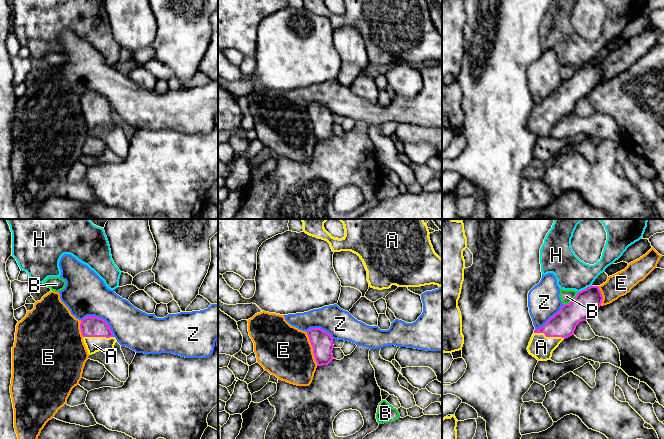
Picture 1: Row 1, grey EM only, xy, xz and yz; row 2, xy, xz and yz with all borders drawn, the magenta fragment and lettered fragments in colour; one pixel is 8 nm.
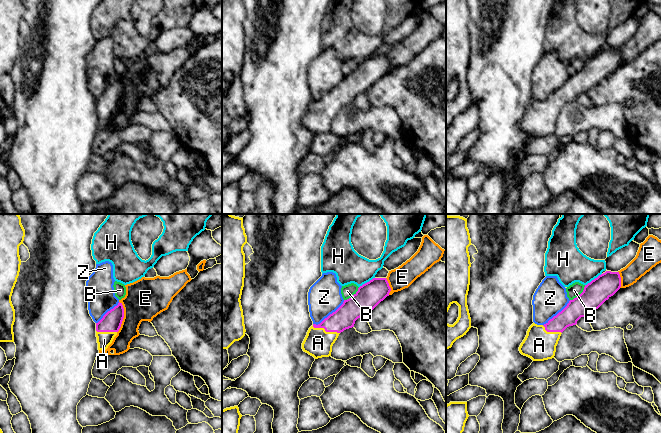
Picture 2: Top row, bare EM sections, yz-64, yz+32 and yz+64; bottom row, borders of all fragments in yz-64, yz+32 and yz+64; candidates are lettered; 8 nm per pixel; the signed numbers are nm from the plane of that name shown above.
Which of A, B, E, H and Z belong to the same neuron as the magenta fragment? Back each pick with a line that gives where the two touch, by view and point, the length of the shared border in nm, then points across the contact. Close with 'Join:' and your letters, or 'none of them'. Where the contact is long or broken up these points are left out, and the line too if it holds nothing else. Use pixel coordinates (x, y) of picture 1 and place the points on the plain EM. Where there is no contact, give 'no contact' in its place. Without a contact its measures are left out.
A: meets magenta in yz at (549, 112); contact 260 nm long; runs through yz (563, 100), (549, 112), (541, 123)
Join: A

